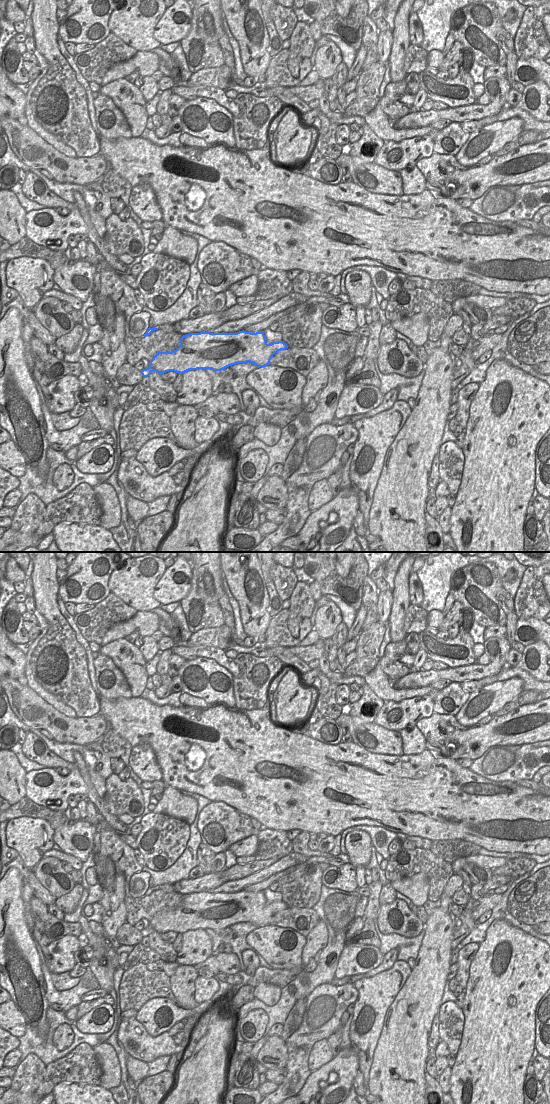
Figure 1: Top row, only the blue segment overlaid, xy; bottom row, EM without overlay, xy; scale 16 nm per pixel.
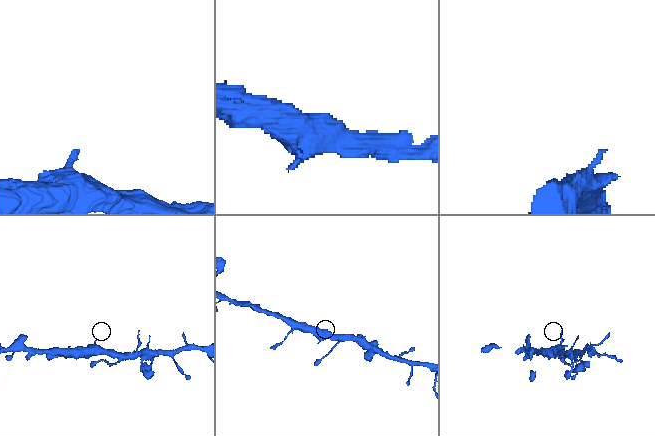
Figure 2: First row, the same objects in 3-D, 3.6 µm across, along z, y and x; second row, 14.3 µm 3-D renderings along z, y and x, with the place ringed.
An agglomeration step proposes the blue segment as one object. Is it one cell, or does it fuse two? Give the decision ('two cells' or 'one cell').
one cell

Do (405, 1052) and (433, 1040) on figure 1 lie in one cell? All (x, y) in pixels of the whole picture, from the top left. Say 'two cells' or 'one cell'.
two cells

